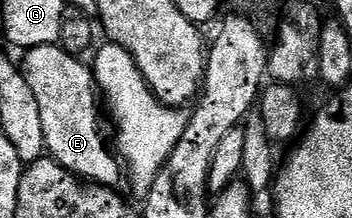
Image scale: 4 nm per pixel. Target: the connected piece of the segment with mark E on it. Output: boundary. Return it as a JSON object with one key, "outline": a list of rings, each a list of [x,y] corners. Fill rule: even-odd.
{"outline":[[[59,44],[34,46],[23,57],[22,72],[38,102],[44,147],[52,160],[85,182],[119,186],[122,161],[104,142],[104,129],[100,126],[102,101],[93,70],[89,66],[87,69],[79,56],[68,53]]]}

